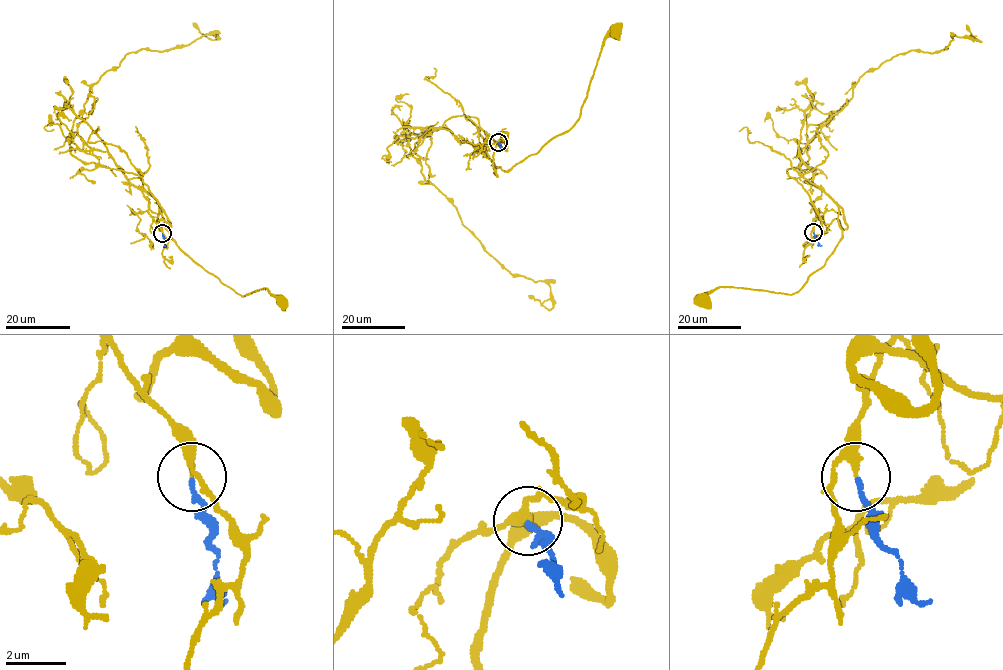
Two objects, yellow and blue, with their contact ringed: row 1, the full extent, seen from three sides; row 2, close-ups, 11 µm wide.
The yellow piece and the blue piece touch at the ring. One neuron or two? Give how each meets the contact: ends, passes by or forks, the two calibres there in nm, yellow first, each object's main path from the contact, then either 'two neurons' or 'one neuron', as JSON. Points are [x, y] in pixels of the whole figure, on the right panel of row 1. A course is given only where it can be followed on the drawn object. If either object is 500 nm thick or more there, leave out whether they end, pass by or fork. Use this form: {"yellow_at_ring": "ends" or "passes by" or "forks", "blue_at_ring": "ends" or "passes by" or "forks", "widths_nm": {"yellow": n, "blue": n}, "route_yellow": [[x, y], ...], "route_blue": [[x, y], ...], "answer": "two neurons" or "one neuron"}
{"yellow_at_ring": "passes by", "blue_at_ring": "ends", "widths_nm": {"yellow": 200, "blue": 160}, "route_yellow": [[813, 233], [812, 203], [823, 190], [838, 208], [842, 239], [803, 286], [787, 294], [717, 287], [701, 298]], "route_blue": [[813, 233], [821, 245]], "answer": "one neuron"}

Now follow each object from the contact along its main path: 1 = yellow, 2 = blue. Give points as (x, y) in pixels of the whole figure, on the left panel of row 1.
1: (162, 233), (148, 212), (143, 191), (161, 208), (172, 240), (195, 262), (240, 295), (266, 288), (280, 300)
2: (162, 233), (166, 246)

